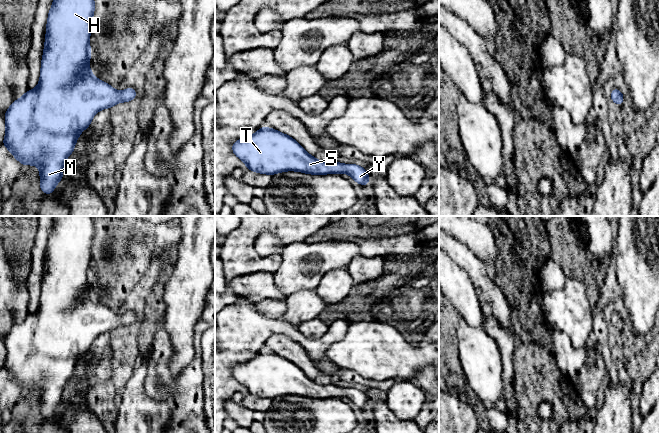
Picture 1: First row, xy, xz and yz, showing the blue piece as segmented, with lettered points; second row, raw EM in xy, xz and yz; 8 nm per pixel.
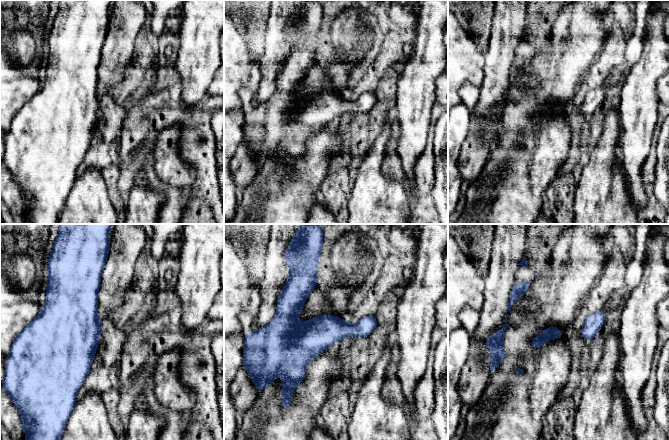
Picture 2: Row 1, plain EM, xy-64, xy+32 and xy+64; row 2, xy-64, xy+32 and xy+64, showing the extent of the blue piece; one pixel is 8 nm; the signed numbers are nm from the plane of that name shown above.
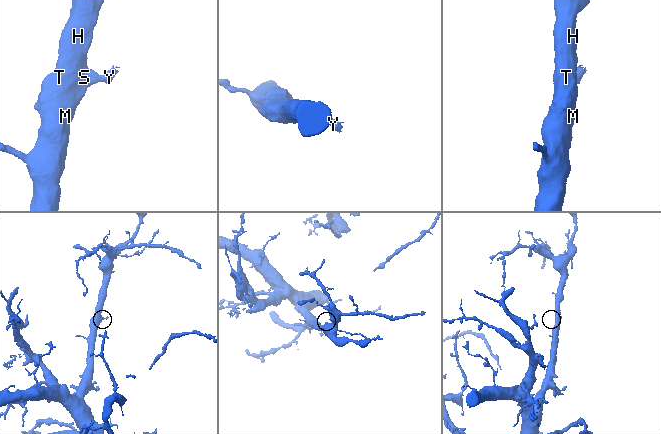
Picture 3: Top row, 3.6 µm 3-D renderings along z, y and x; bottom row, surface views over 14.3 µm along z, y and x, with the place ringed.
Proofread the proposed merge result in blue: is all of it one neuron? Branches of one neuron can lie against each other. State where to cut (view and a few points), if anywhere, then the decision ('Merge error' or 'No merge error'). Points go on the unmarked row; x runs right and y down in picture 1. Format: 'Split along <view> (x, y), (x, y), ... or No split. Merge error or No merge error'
No split. No merge error

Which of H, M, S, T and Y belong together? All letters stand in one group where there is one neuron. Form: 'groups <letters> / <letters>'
groups H M S T Y

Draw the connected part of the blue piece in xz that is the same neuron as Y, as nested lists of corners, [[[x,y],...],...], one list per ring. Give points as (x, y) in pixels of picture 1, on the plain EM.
[[[265,350],[253,359],[235,365],[232,376],[246,387],[246,393],[257,397],[271,400],[284,395],[314,399],[348,397],[362,410],[370,406],[365,392],[353,387],[341,388],[335,384],[319,385],[292,361]]]

